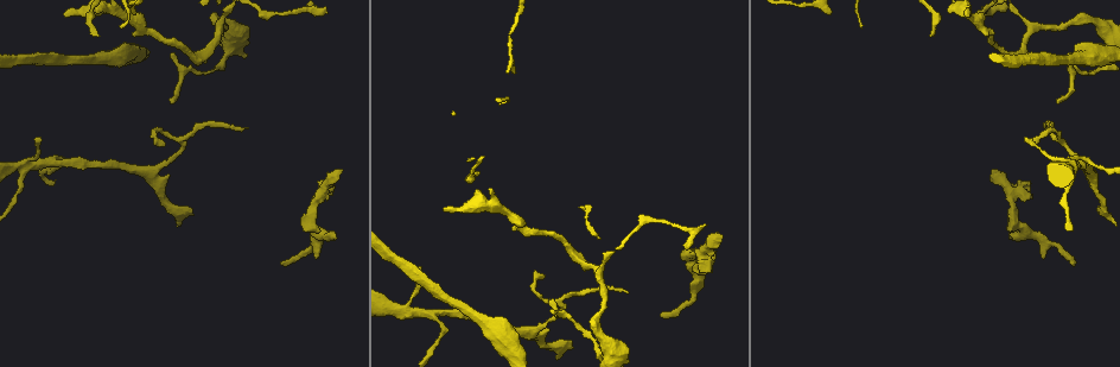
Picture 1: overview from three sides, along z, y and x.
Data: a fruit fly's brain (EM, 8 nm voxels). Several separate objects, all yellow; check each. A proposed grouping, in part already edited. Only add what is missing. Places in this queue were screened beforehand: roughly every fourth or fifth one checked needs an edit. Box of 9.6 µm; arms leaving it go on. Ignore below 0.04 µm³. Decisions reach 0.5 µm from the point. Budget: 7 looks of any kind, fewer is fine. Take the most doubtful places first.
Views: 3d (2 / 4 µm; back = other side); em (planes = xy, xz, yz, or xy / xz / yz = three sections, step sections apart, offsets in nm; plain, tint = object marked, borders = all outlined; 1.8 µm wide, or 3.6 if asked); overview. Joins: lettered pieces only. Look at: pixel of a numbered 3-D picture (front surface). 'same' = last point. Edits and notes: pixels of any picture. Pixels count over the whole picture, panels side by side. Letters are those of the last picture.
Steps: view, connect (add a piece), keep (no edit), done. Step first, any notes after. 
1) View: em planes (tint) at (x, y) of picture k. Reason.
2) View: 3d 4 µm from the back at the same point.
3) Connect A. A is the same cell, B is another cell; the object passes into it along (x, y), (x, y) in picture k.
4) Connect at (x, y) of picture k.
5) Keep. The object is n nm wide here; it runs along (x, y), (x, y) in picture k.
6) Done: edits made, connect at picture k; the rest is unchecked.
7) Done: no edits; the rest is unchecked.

View: 3d 2 µm from the back at (64, 14) of picture 1. An open end.

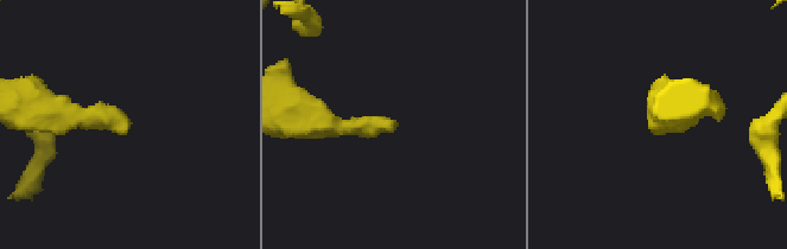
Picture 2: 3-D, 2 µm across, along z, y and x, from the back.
View: em xz step 8 (tint) at (387, 118) of picture 2.

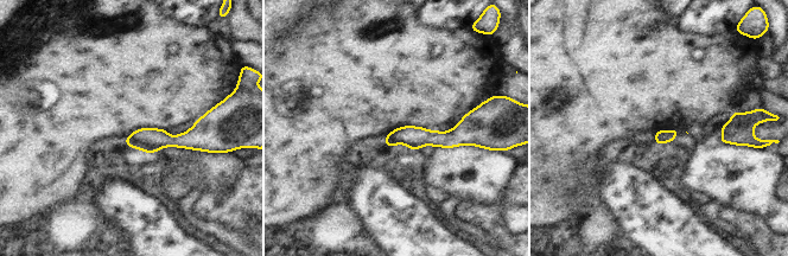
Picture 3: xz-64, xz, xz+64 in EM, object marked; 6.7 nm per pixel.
View: em planes (borders) at the same point.

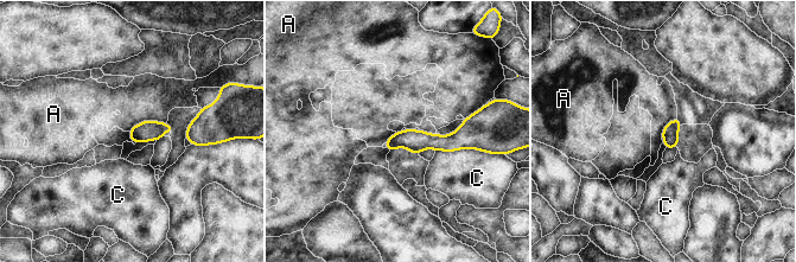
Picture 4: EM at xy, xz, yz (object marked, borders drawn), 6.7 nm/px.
Keep. A and C are other cells; a border runs along (166, 122), (144, 120), (129, 132) in picture 4; no lettered piece goes on from it.

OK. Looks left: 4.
View: em planes (tint) at (992, 169) of picture 1.

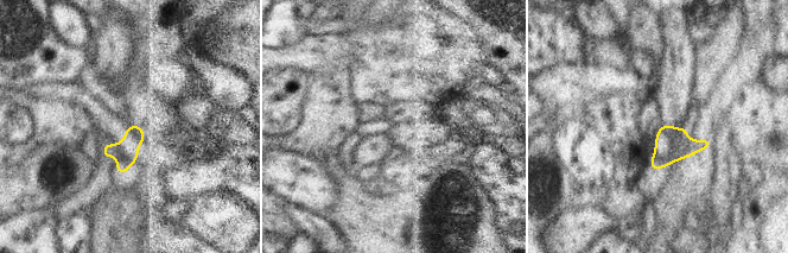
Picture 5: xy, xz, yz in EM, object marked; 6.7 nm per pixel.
View: em planes (borders) at the same point. See the neighbours.

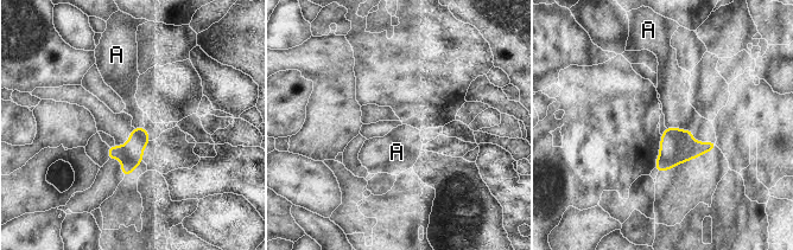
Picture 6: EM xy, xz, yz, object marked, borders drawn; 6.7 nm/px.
Connect A. The longest contact is with A, 360 nm; A is the same cell; it goes on there.

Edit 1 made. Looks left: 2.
View: em planes (borders) at (1073, 261) of picture 1. Thin end.

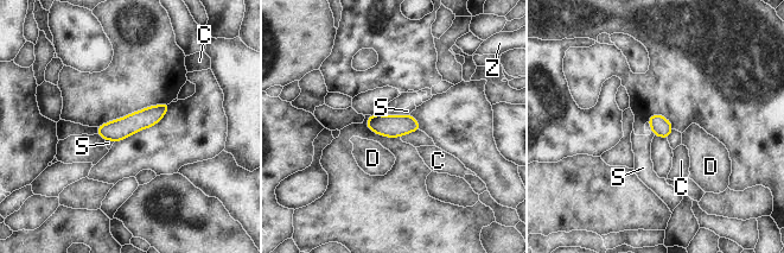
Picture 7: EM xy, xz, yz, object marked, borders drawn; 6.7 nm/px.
Keep. C, D, S and Z are other cells; a border runs along (378, 113), (408, 114) in picture 7; none of them fits.

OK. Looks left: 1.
Done: edits made, connect at picture 6; the rest is unchecked.

